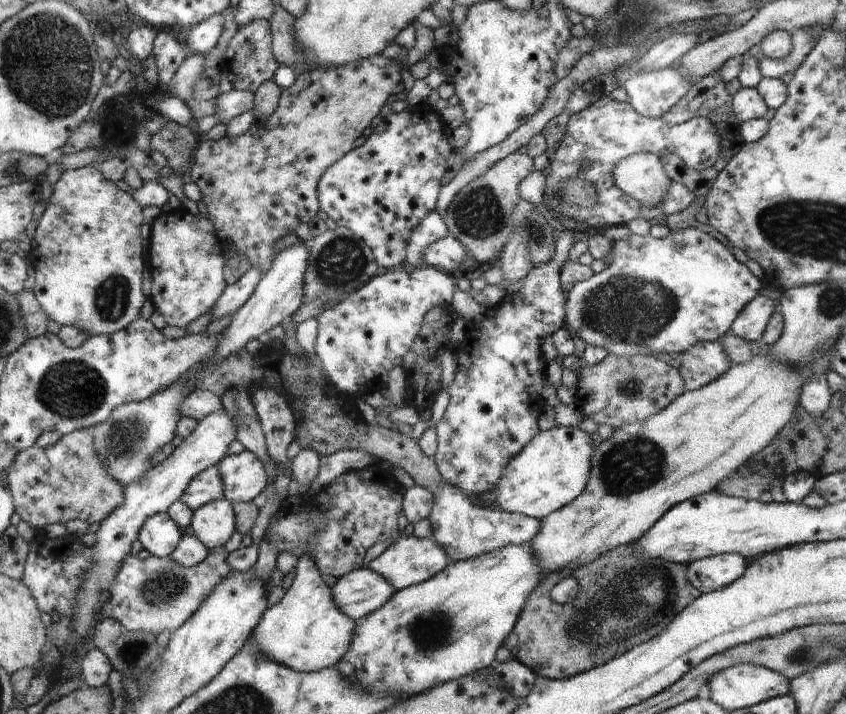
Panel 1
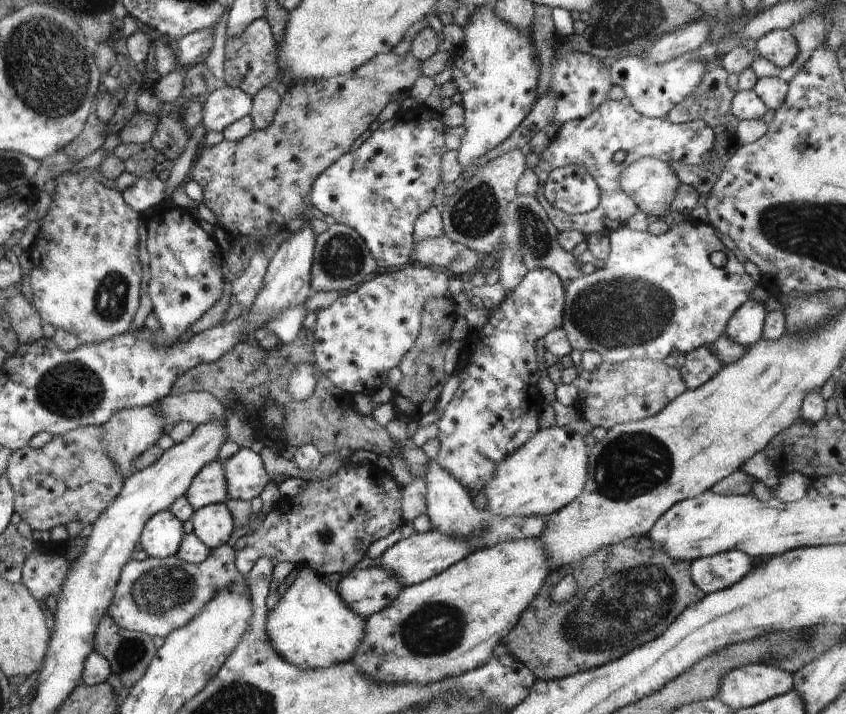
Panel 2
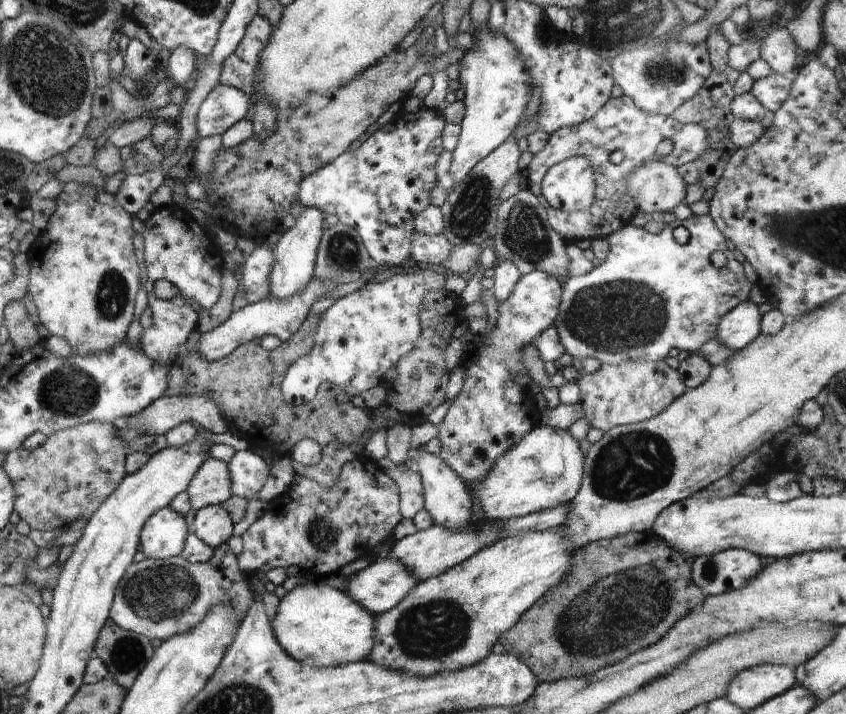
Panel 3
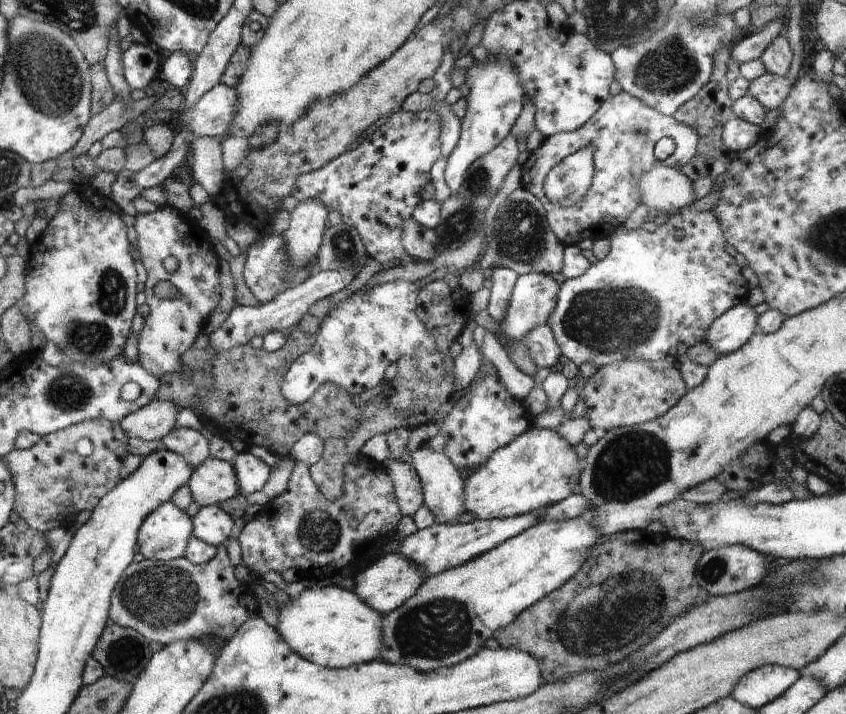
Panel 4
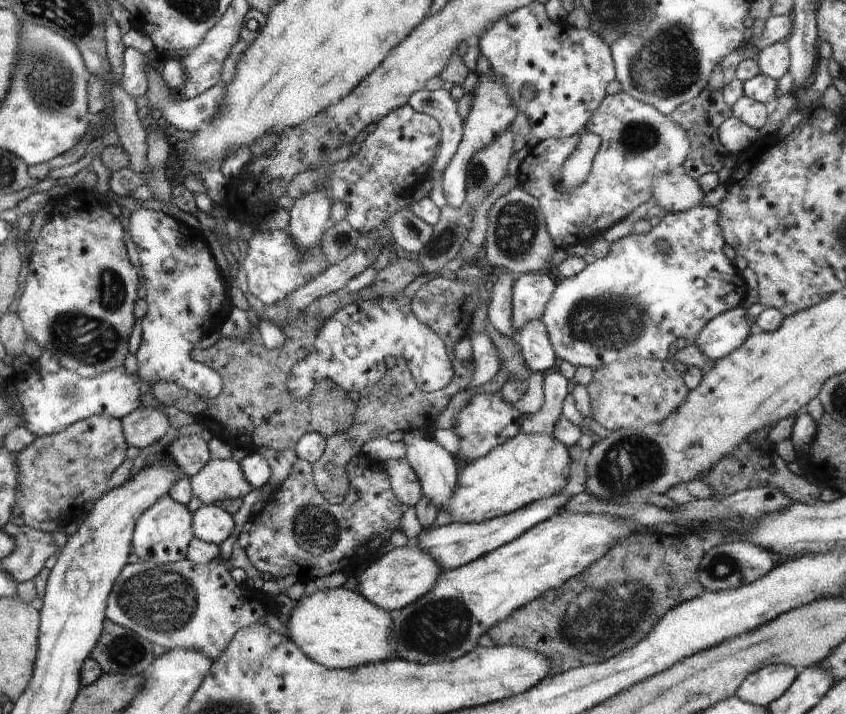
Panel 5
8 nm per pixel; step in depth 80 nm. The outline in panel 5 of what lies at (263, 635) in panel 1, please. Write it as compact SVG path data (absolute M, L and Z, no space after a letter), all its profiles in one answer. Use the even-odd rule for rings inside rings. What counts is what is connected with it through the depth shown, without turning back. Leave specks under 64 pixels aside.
M336 588L318 590L313 594L303 596L290 614L287 637L314 663L319 663L328 669L354 670L363 665L376 665L380 662L395 660L396 650L394 638L392 638L392 626L394 626L393 612L383 610L358 592Z

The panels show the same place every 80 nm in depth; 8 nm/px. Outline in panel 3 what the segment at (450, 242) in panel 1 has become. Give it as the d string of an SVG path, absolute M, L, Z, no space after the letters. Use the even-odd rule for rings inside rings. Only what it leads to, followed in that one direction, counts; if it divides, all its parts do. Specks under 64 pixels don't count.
M415 230L411 243L411 255L420 267L437 267L450 256L448 240L442 234L424 234Z

